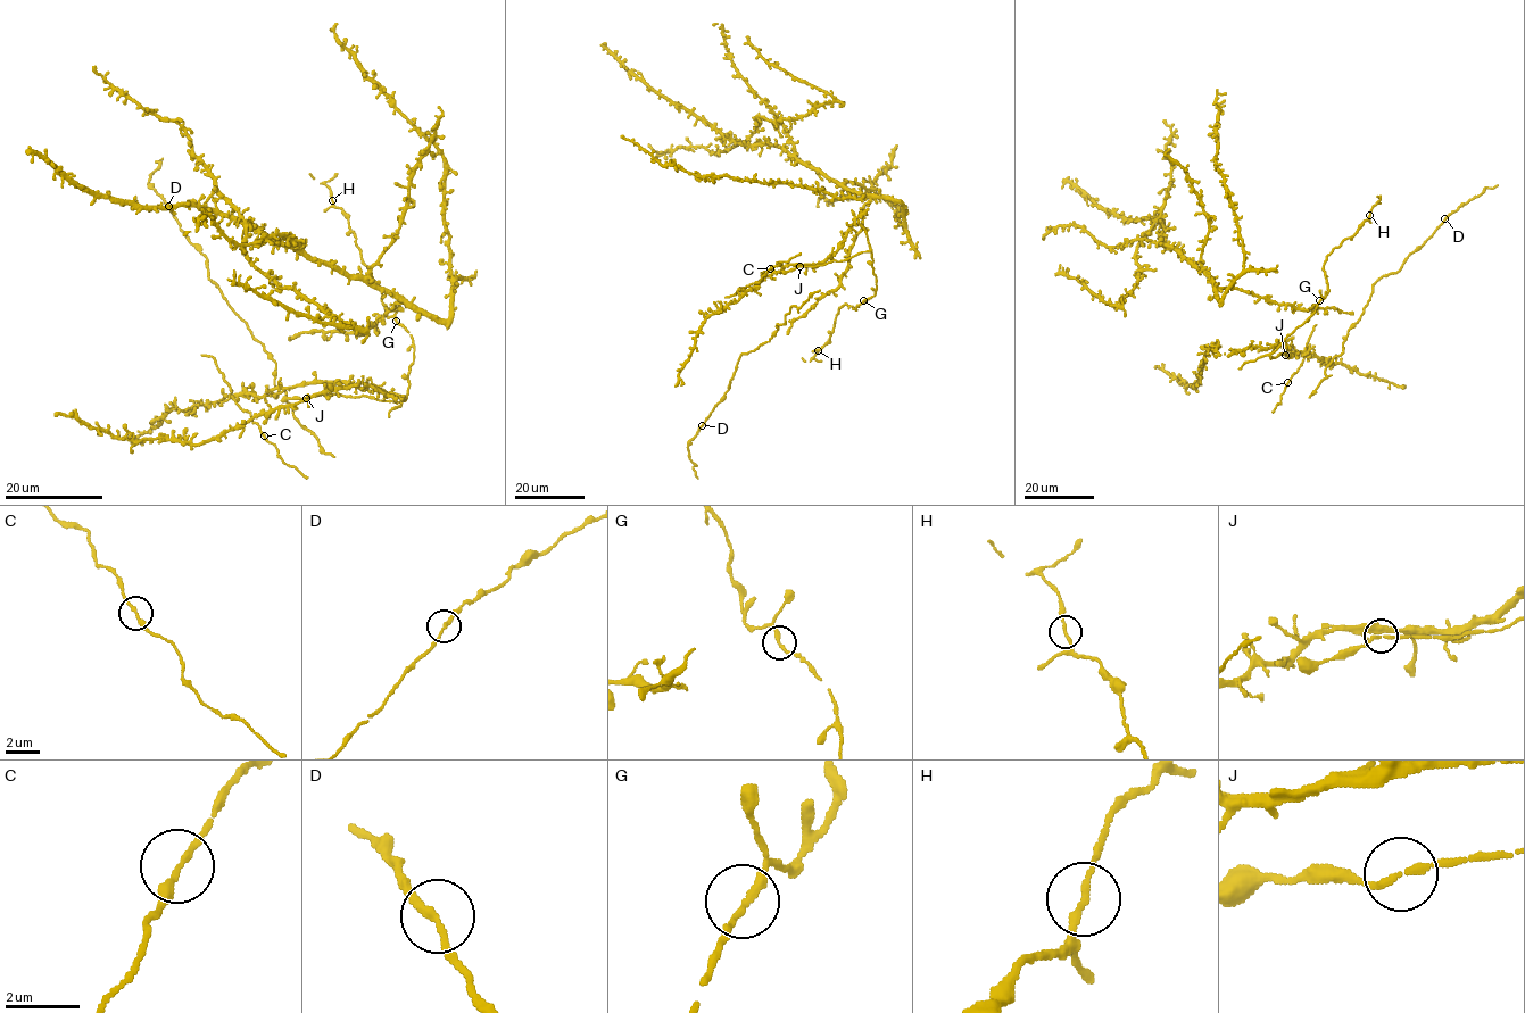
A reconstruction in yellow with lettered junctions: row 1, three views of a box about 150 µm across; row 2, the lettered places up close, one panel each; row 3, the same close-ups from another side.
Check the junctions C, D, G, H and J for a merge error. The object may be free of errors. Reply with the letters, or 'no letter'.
no letter

